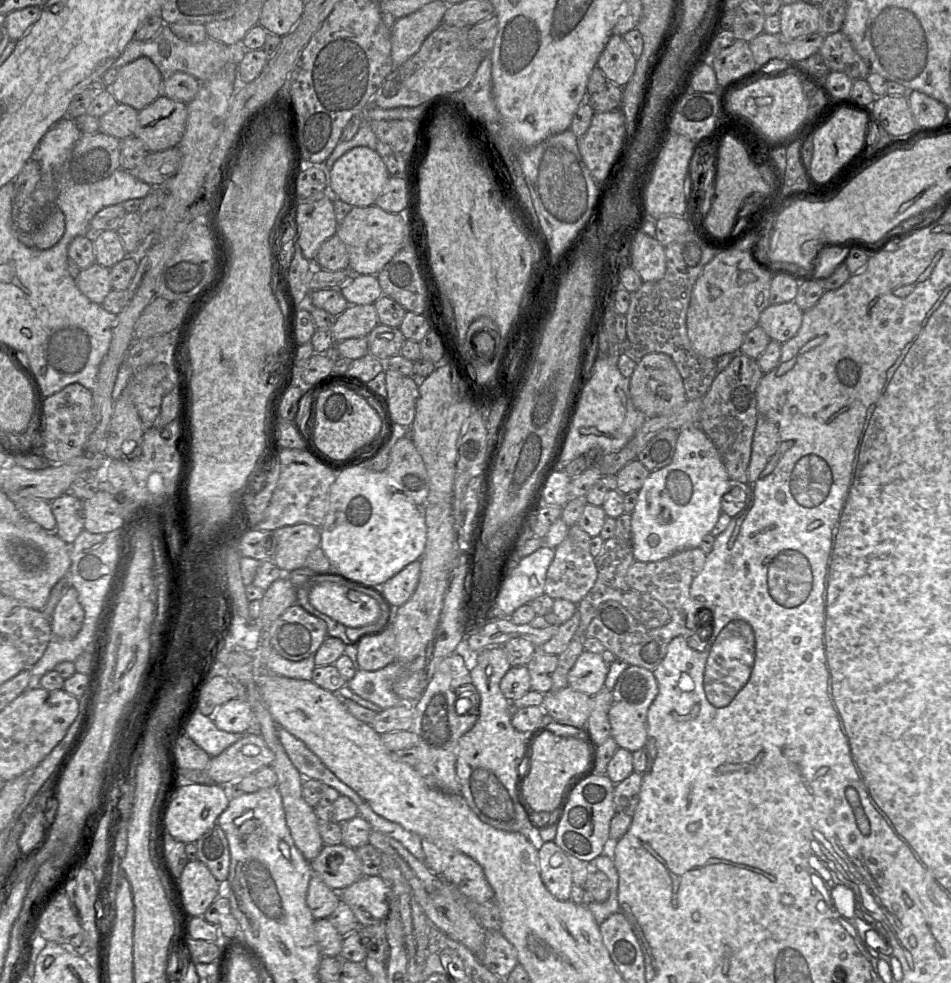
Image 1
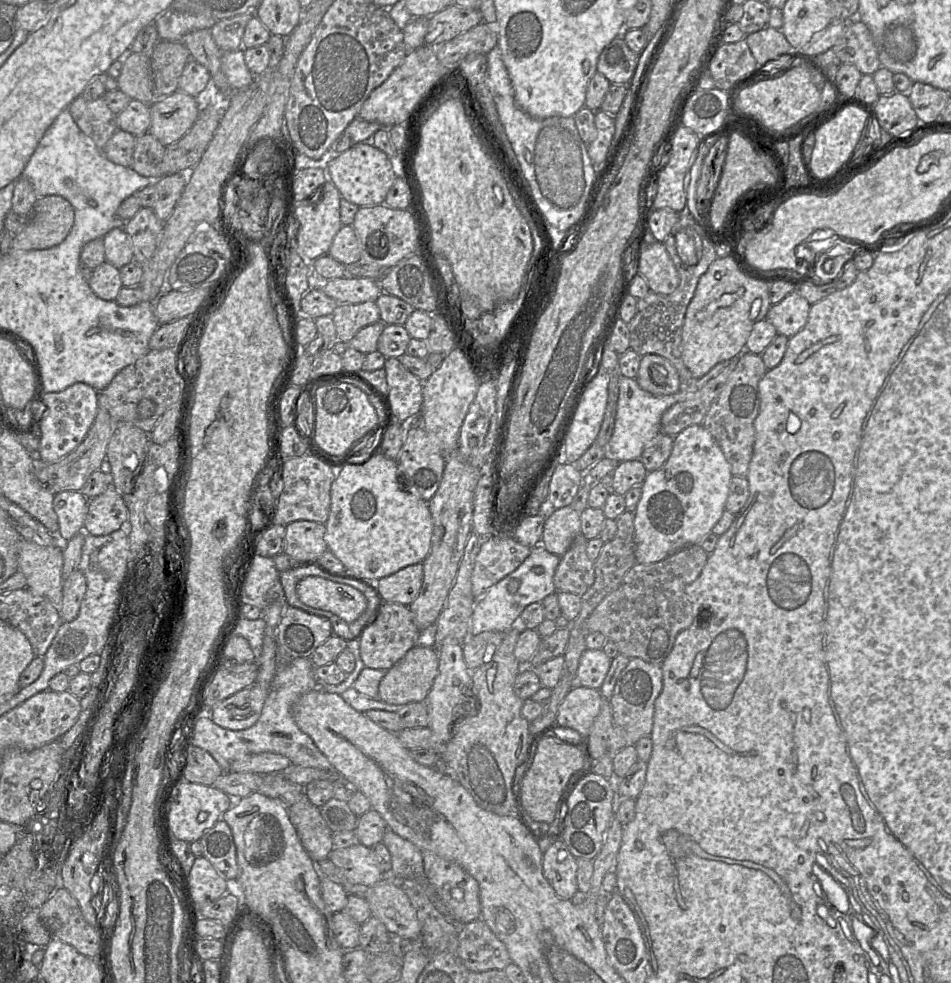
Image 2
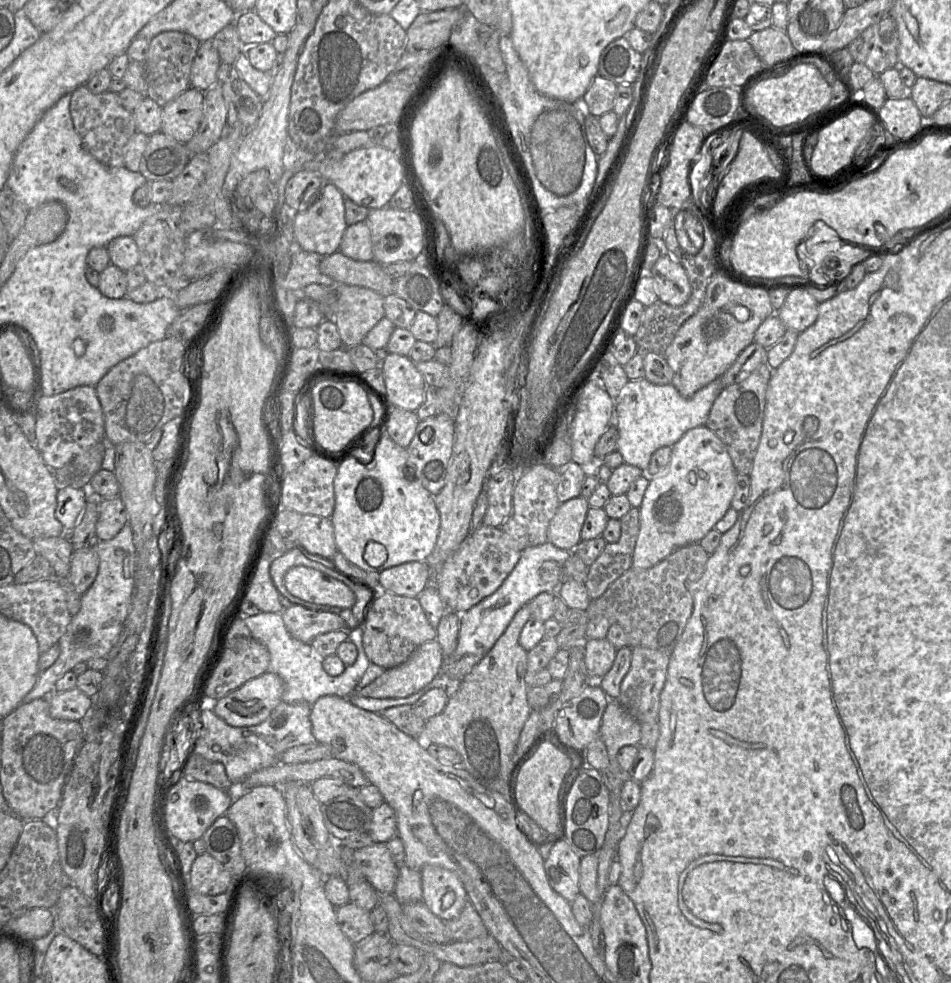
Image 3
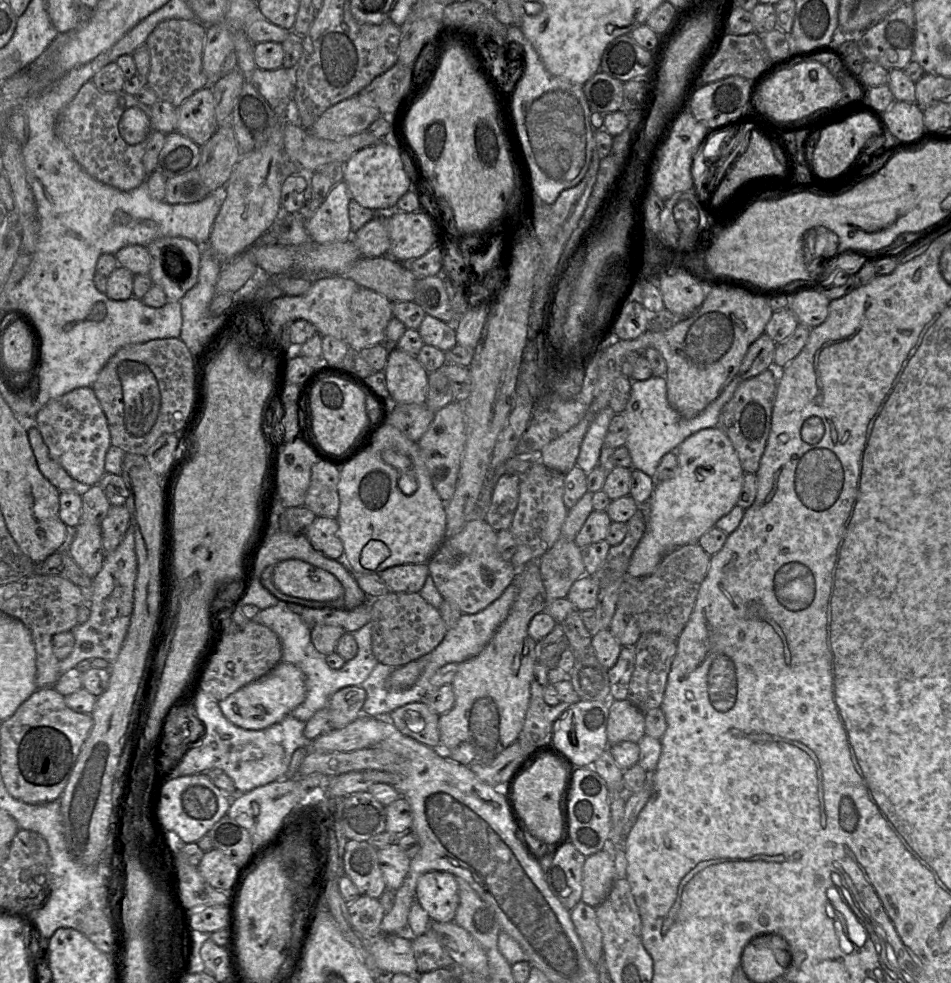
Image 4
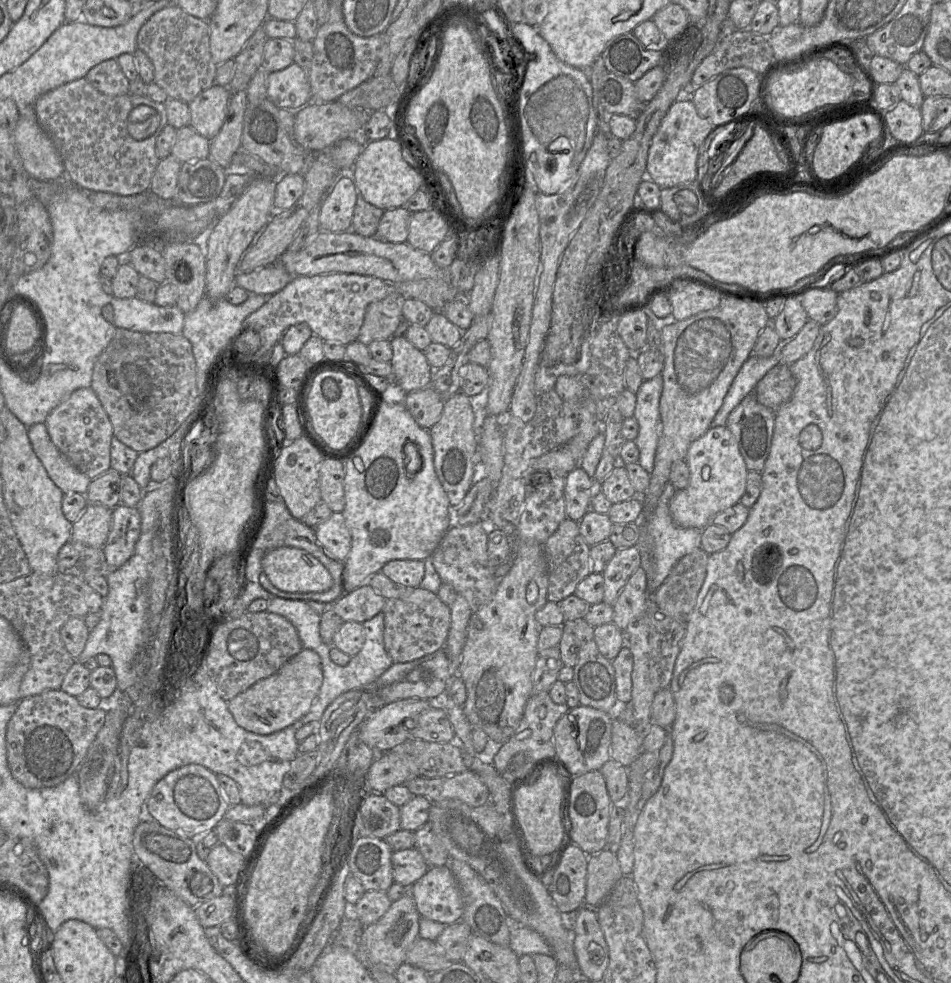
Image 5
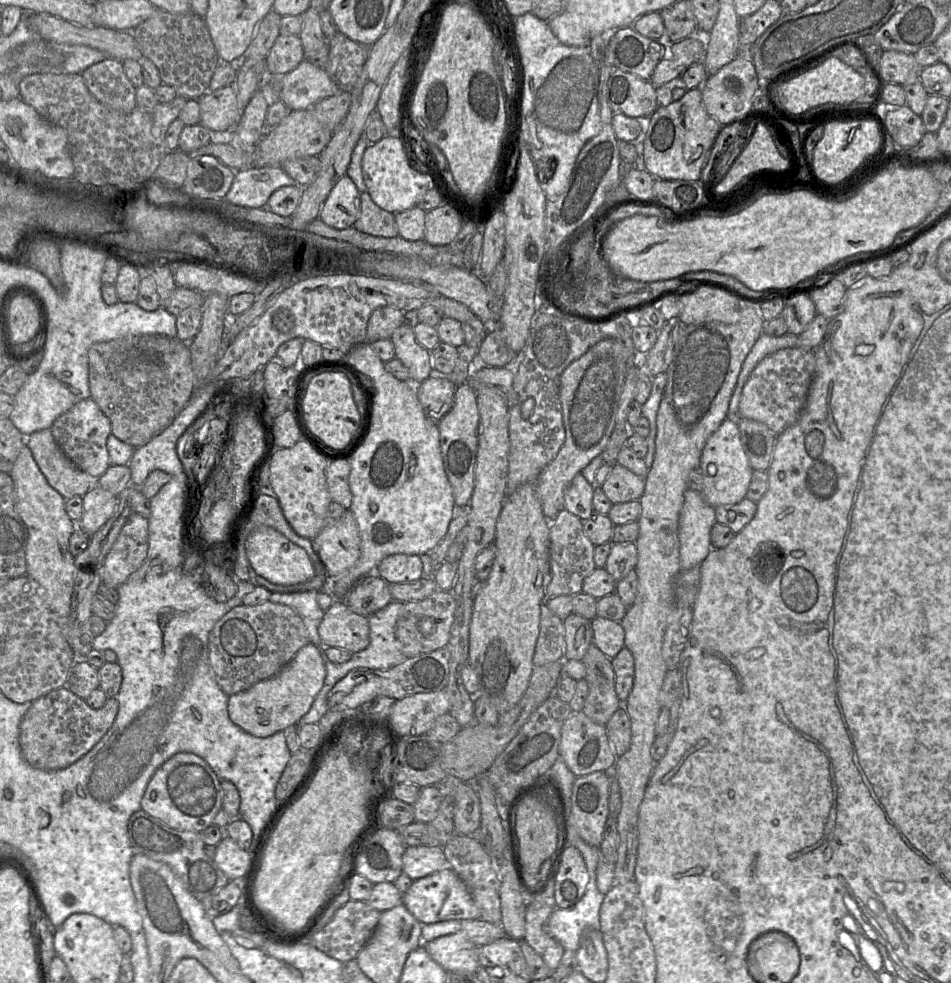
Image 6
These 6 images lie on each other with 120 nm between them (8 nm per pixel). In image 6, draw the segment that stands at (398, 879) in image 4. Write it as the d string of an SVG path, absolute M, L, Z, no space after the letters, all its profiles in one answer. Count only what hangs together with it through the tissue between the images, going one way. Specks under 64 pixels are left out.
M441 846L407 847L402 857L402 871L413 881L431 875L447 866Z

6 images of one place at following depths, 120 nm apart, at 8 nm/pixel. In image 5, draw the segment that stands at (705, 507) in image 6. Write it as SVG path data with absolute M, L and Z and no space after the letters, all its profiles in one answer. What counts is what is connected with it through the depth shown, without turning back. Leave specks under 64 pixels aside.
M668 482L651 512L646 518L646 530L648 531L653 543L653 555L655 562L654 578L652 580L652 592L661 586L671 569L685 555L701 547L702 530L698 528L683 528L674 523L670 510L669 502L677 490Z

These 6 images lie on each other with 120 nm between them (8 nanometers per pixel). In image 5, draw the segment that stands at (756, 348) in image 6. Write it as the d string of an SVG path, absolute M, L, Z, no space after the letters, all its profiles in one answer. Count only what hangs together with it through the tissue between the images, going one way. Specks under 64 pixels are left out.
M779 352L770 357L750 355L743 363L735 377L724 402L715 415L711 427L726 426L728 416L732 410L750 393L753 393L757 383L776 365L782 363Z

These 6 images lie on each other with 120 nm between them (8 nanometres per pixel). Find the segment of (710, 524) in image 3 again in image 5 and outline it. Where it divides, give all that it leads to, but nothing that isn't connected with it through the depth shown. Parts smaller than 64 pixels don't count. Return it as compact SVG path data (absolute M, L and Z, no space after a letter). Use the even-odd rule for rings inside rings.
M726 426L710 427L705 434L693 441L688 448L686 463L690 471L690 482L686 488L677 490L670 499L670 514L674 523L680 527L704 529L718 513L740 501L746 490L748 469L734 435ZM705 466L711 468L710 479L707 481L702 478L702 470Z

